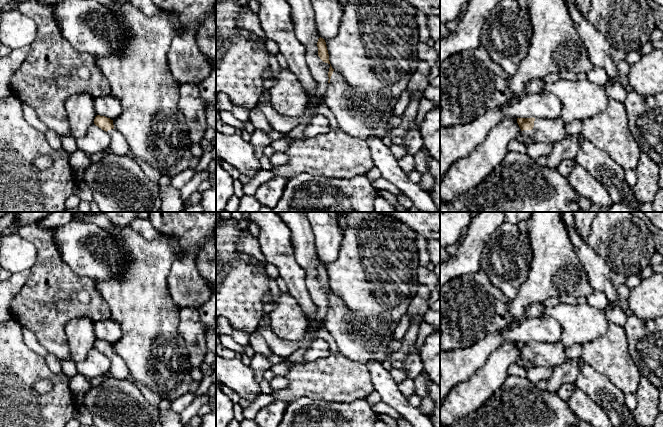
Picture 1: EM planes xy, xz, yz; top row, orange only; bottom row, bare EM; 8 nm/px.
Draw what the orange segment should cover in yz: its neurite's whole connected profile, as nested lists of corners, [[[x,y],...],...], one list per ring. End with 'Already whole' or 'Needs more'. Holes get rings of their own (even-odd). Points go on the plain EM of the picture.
[[[517,342],[523,359],[531,363],[531,368],[546,367],[554,369],[558,365],[570,362],[565,354],[566,347],[561,343]]]. Needs more

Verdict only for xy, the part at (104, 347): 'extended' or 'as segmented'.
extended

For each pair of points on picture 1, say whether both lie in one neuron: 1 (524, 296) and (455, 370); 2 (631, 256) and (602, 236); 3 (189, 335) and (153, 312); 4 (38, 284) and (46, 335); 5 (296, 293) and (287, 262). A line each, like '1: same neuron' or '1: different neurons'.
1: different neurons
2: same neuron
3: different neurons
4: same neuron
5: same neuron

